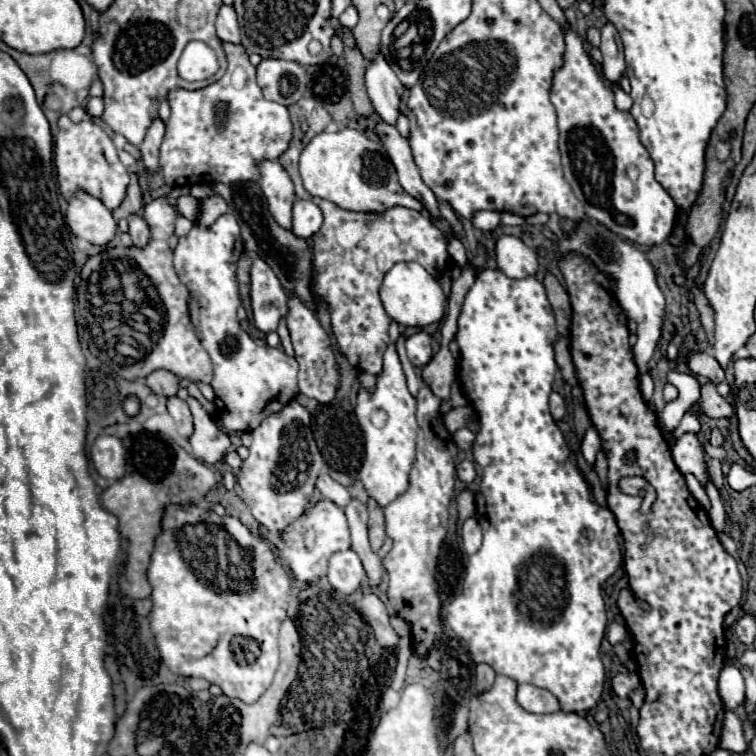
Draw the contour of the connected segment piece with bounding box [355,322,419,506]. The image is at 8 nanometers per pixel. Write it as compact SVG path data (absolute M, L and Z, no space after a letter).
M391 322L389 338L391 342L385 350L383 372L377 376L377 388L375 392L359 390L355 406L355 416L365 436L365 464L359 470L359 480L379 506L387 506L397 496L405 494L405 490L409 490L409 470L415 460L415 438L419 430L415 420L417 400L407 390L407 378L395 348L399 338L397 322Z

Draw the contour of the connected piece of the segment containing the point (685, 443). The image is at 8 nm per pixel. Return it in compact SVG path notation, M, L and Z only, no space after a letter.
M685 434L677 440L677 444L673 446L673 460L677 464L677 468L687 474L695 474L699 478L701 484L705 484L707 478L707 464L705 464L705 452L703 446L699 442L699 438L695 434Z

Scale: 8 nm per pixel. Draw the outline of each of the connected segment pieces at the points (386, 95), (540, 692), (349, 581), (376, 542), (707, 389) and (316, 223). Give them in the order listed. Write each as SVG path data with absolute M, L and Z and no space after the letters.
M379 52L367 66L365 72L367 94L373 102L375 112L389 124L395 124L399 114L399 100L403 94L403 86L391 66L385 62L383 54Z
M519 684L517 702L525 710L537 712L537 714L557 712L559 710L559 702L549 690L543 690L543 688L537 688L537 686L531 686L531 684Z
M349 548L349 550L337 552L337 554L331 556L327 576L329 576L331 586L337 592L351 594L361 586L361 582L365 578L365 570L363 570L359 556Z
M371 500L369 502L369 542L371 550L377 552L385 540L385 524L383 524L383 510Z
M707 383L701 387L700 405L702 412L711 418L729 418L733 414L733 408L727 400L723 400L719 394L717 394L716 385L713 383Z
M297 200L293 204L293 228L291 232L297 238L311 238L323 224L323 214L317 204L311 200Z

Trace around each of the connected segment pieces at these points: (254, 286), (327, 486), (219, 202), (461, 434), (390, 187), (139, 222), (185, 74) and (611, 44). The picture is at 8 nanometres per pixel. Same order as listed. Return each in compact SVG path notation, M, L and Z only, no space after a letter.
M261 258L251 264L251 306L255 326L265 334L275 332L279 320L287 314L287 294L271 266Z
M321 474L317 478L317 484L315 488L329 500L333 500L337 506L345 506L349 500L351 500L351 494L347 492L345 486L341 486L339 482L335 482L329 474Z
M217 194L207 196L207 198L203 198L201 204L199 204L197 222L199 222L201 226L211 226L211 224L213 224L221 214L225 214L225 212L227 212L227 202L225 202L221 196L217 196Z
M459 428L459 430L453 434L453 440L455 440L455 444L457 444L459 450L467 452L467 450L471 448L473 440L475 440L475 434L473 434L469 428Z
M343 128L339 132L317 134L299 156L299 174L311 196L335 202L345 210L381 212L391 206L405 206L423 212L421 200L405 194L397 180L397 172L387 158L383 144L369 140L365 134Z
M139 214L127 216L129 222L129 236L133 238L135 246L145 246L149 242L149 226Z
M193 40L183 50L177 70L183 80L207 80L219 70L219 64L215 52L207 44Z
M609 22L601 28L601 46L599 46L599 50L603 54L601 70L609 82L619 82L619 78L623 76L623 70L625 70L625 60L617 46L615 34L617 34L617 30Z

